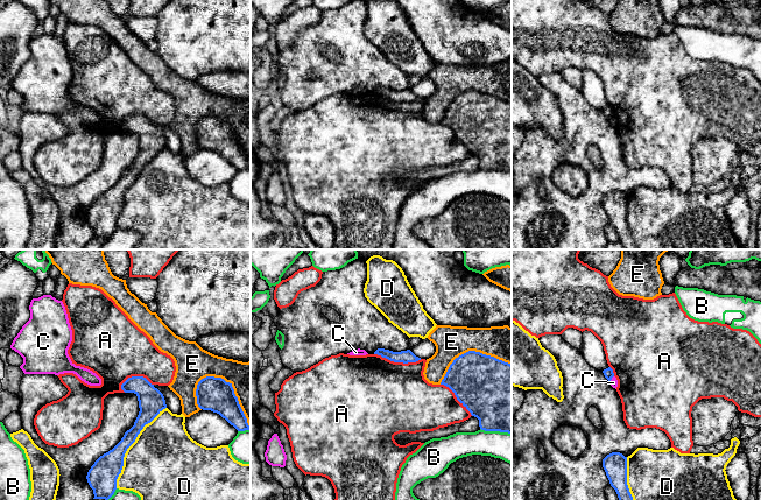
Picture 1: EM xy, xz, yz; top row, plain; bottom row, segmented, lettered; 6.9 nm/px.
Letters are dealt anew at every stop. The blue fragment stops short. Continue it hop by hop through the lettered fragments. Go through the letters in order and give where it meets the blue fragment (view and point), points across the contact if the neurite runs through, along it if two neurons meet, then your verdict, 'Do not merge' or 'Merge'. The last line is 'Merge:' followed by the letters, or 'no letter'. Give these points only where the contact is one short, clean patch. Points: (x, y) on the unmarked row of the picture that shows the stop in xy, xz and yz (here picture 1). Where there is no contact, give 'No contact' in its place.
A: Touches blue at xz (397, 100). Do not merge
B: Touches blue at xz (495, 169). Do not merge
C: Touches blue at yz (611, 118). Boundary: yz (613, 114), (608, 120). Do not merge
D: Touches blue at xy (129, 184). Do not merge
E: Touches blue at xy (233, 129). Do not merge
Merge: no letter

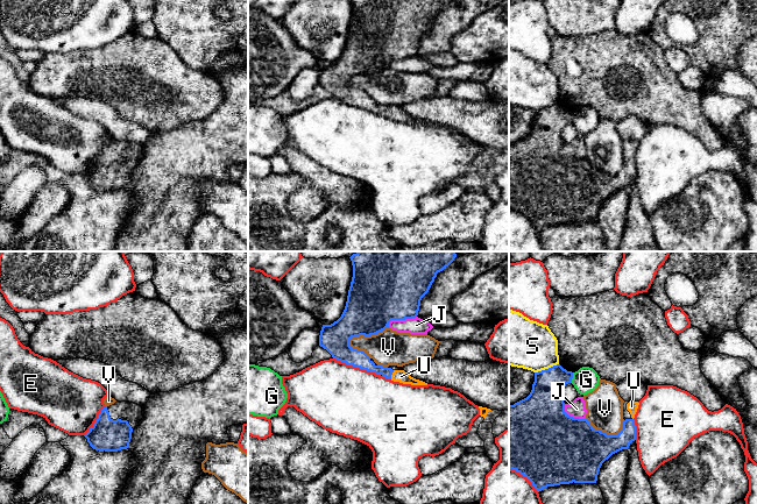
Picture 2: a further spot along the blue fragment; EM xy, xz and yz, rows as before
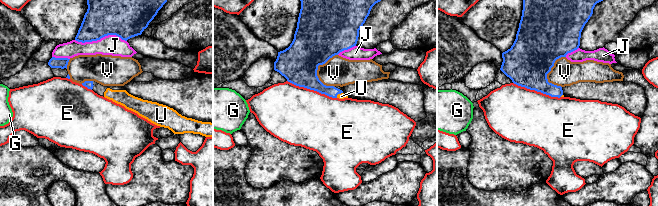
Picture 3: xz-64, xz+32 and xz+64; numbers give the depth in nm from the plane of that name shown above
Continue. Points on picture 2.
E: Touches blue at xz (356, 106). Do not merge
G: Touches blue at yz (572, 116). Do not merge
J: Touches blue at xz (401, 58). Do not merge
S: Touches blue at yz (546, 108). Do not merge
U: Touches blue at xz (391, 113). Path across: xz (359, 98), (375, 108), (391, 113), (401, 115). Merge
V: Touches blue at xz (366, 75). Do not merge
Merge: U

